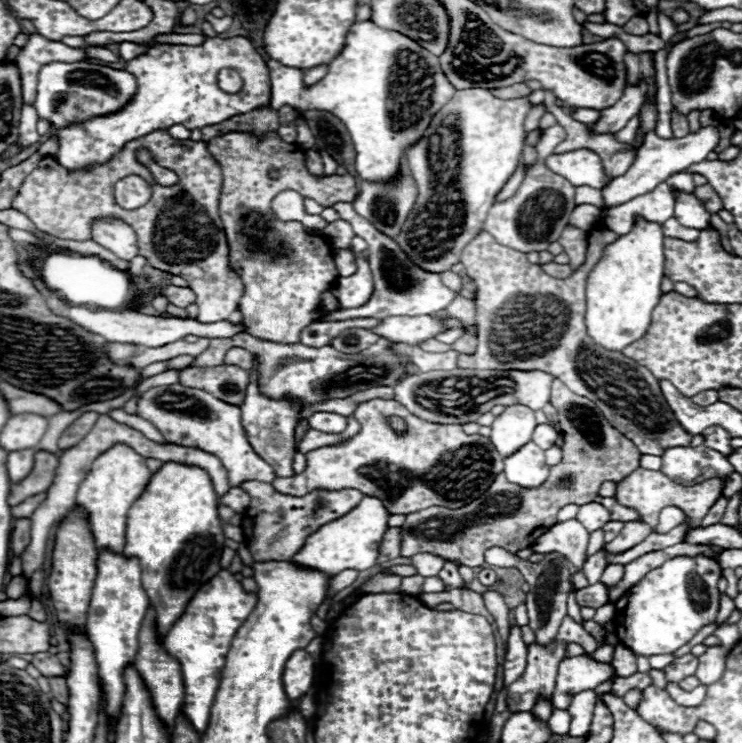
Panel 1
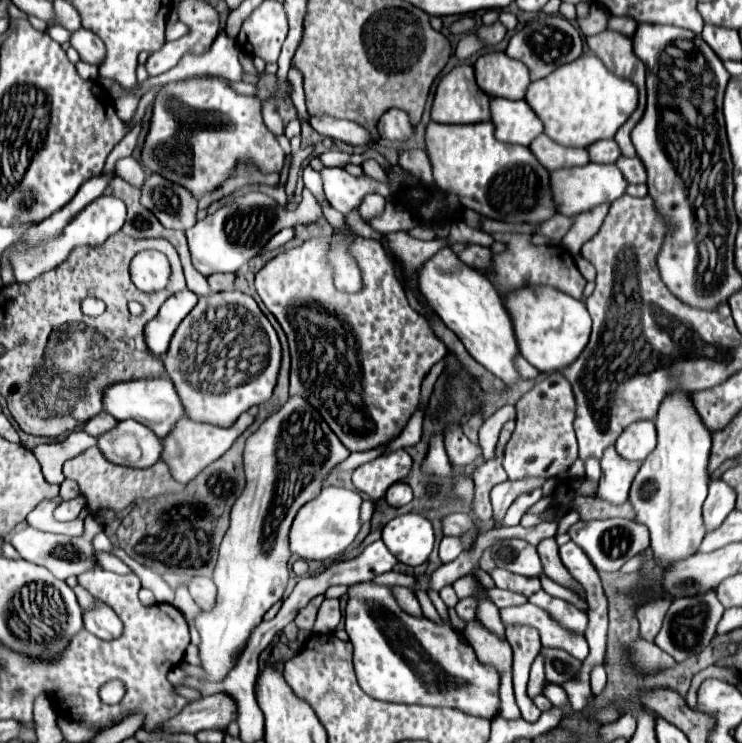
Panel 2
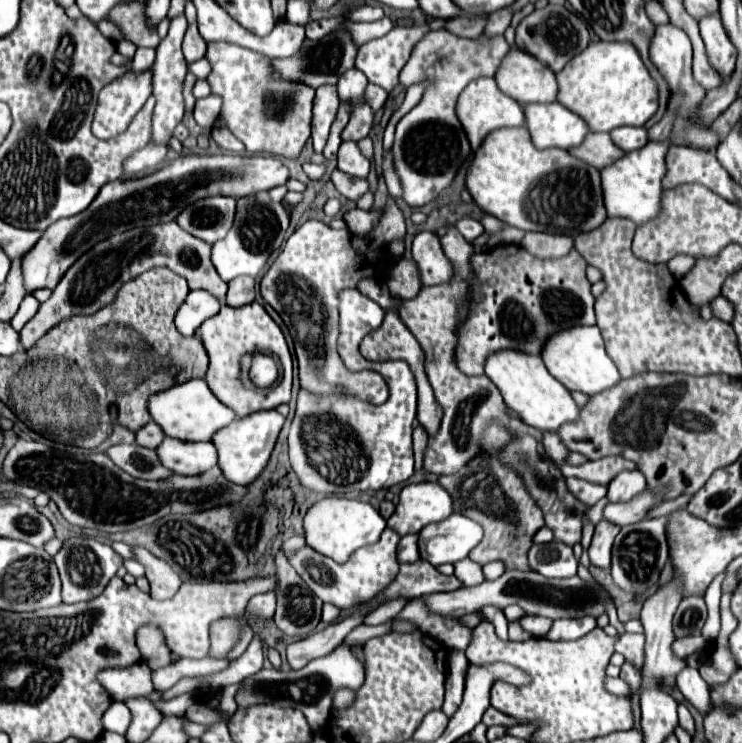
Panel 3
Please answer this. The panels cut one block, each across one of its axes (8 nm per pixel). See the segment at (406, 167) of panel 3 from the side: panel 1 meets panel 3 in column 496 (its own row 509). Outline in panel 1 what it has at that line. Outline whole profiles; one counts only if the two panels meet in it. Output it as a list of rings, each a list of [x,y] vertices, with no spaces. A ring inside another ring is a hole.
[[[100,414],[100,418],[96,420],[96,426],[76,444],[72,446],[72,450],[66,450],[62,456],[60,456],[60,464],[56,468],[56,474],[54,474],[54,482],[48,490],[48,496],[46,500],[34,510],[34,514],[30,516],[30,522],[32,522],[32,540],[28,544],[28,548],[24,550],[24,556],[22,556],[22,576],[30,578],[44,562],[44,550],[46,550],[46,538],[48,538],[48,532],[50,528],[54,526],[54,522],[60,522],[64,518],[64,514],[76,504],[76,492],[78,492],[78,486],[80,482],[86,478],[86,474],[90,472],[90,466],[92,462],[102,454],[106,452],[110,446],[114,444],[128,444],[132,446],[140,456],[144,458],[158,458],[162,462],[168,462],[168,460],[178,460],[178,462],[186,462],[186,464],[198,464],[202,466],[204,470],[208,470],[208,474],[212,476],[212,482],[214,482],[214,490],[218,496],[224,496],[228,490],[230,490],[230,482],[228,482],[228,470],[224,470],[224,466],[218,462],[218,458],[208,452],[202,452],[202,450],[194,450],[194,448],[186,448],[186,446],[176,446],[176,444],[158,444],[154,440],[148,440],[142,432],[126,426],[126,424],[120,424],[116,420],[112,420],[108,414]]]

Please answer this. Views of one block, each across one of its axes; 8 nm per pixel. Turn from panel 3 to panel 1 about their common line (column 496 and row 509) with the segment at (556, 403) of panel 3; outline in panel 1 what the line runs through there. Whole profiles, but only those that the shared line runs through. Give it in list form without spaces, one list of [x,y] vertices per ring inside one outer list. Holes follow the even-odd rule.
[[[364,496],[360,500],[360,506],[350,510],[348,514],[344,514],[344,518],[340,518],[336,522],[328,522],[328,526],[322,526],[320,530],[316,530],[316,534],[312,534],[308,538],[306,546],[292,558],[292,562],[298,566],[304,566],[304,568],[332,574],[332,576],[342,570],[348,570],[348,568],[368,570],[368,568],[376,566],[378,552],[380,552],[378,548],[388,530],[388,518],[390,518],[390,514],[386,512],[386,506],[380,502],[380,498]]]

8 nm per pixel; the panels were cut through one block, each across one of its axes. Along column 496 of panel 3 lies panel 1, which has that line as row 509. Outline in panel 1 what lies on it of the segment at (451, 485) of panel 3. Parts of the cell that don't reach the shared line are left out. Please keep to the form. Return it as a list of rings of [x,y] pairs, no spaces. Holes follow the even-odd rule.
[[[560,380],[552,384],[552,406],[558,410],[558,422],[566,440],[562,450],[562,462],[550,468],[548,480],[538,488],[518,488],[498,474],[492,486],[472,504],[448,510],[432,506],[428,510],[408,514],[402,542],[402,556],[414,554],[436,554],[448,562],[462,562],[470,568],[484,564],[484,552],[490,546],[502,546],[516,554],[522,548],[532,546],[546,530],[552,528],[554,518],[566,504],[588,504],[598,496],[602,482],[620,482],[624,476],[634,472],[640,462],[636,446],[624,438],[616,428],[608,424],[598,406],[584,396],[574,394]]]

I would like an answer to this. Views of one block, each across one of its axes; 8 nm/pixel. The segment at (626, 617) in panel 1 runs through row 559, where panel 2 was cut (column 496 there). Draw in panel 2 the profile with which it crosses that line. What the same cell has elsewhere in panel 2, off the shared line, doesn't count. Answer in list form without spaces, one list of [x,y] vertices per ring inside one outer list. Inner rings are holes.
[[[372,580],[360,582],[348,588],[346,592],[346,632],[354,646],[354,670],[358,676],[360,688],[384,702],[402,702],[402,704],[424,704],[424,706],[448,706],[458,708],[472,716],[482,716],[492,720],[498,714],[498,672],[492,666],[478,662],[472,646],[460,642],[456,632],[444,624],[438,626],[428,618],[414,618],[406,614],[394,596],[394,588],[386,584],[376,584]]]

